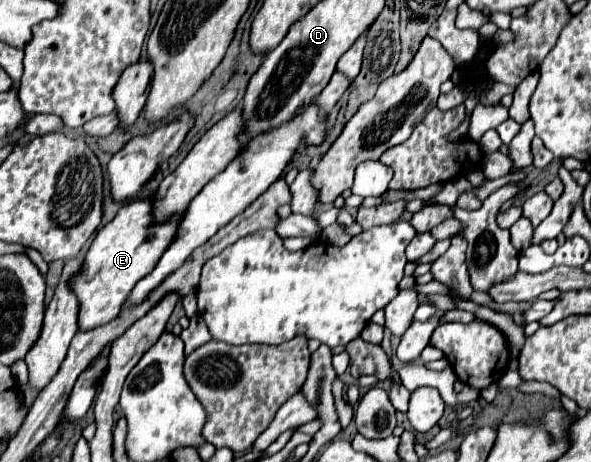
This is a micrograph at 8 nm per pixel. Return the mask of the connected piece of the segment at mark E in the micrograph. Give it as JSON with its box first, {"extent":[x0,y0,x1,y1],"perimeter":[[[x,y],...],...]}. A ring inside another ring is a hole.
{"extent":[69,198,181,332],"perimeter":[[[151,198],[125,204],[117,212],[117,216],[95,234],[95,240],[91,242],[79,272],[73,276],[73,280],[69,280],[69,288],[79,300],[77,322],[81,332],[93,330],[109,320],[115,320],[131,288],[137,284],[137,280],[141,280],[155,268],[159,256],[171,244],[181,216],[165,224],[153,226],[149,206],[151,206]]]}

